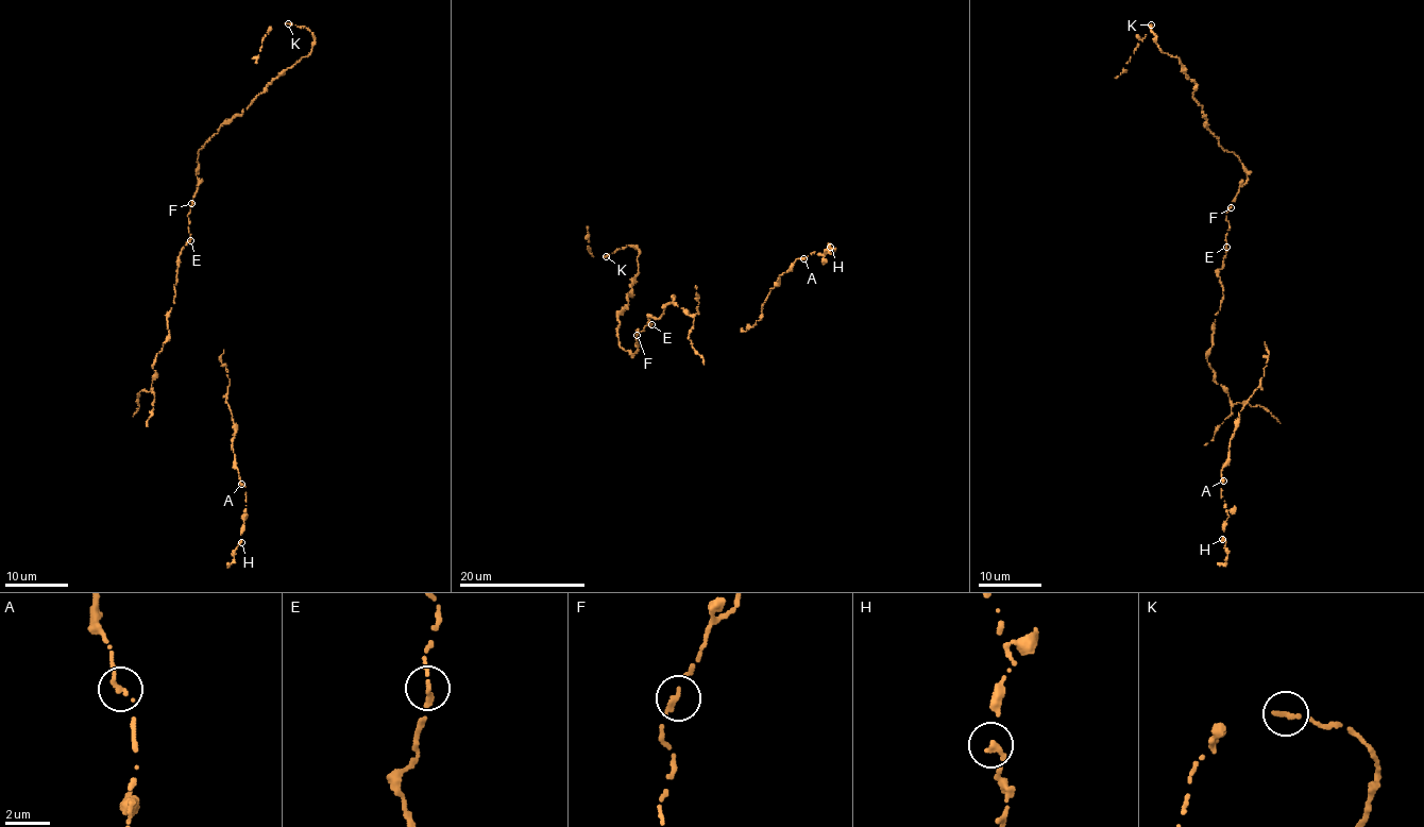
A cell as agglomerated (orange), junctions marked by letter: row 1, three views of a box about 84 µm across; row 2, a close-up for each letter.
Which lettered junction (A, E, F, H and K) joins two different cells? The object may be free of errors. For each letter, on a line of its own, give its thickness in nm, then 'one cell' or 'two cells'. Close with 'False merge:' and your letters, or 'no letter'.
A: 280 nm | one cell
E: 280 nm | one cell
F: 190 nm | one cell
H: 200 nm | one cell
K: 280 nm | one cell
False merge: no letter

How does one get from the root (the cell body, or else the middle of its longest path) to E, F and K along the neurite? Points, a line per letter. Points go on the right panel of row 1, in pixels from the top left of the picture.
E: (1223, 263), (1226, 247)
F: (1223, 263), (1230, 229), (1226, 213), (1231, 207)
K: (1223, 263), (1226, 213), (1247, 171), (1207, 129), (1193, 96), (1193, 81), (1177, 57), (1162, 52), (1151, 24)

